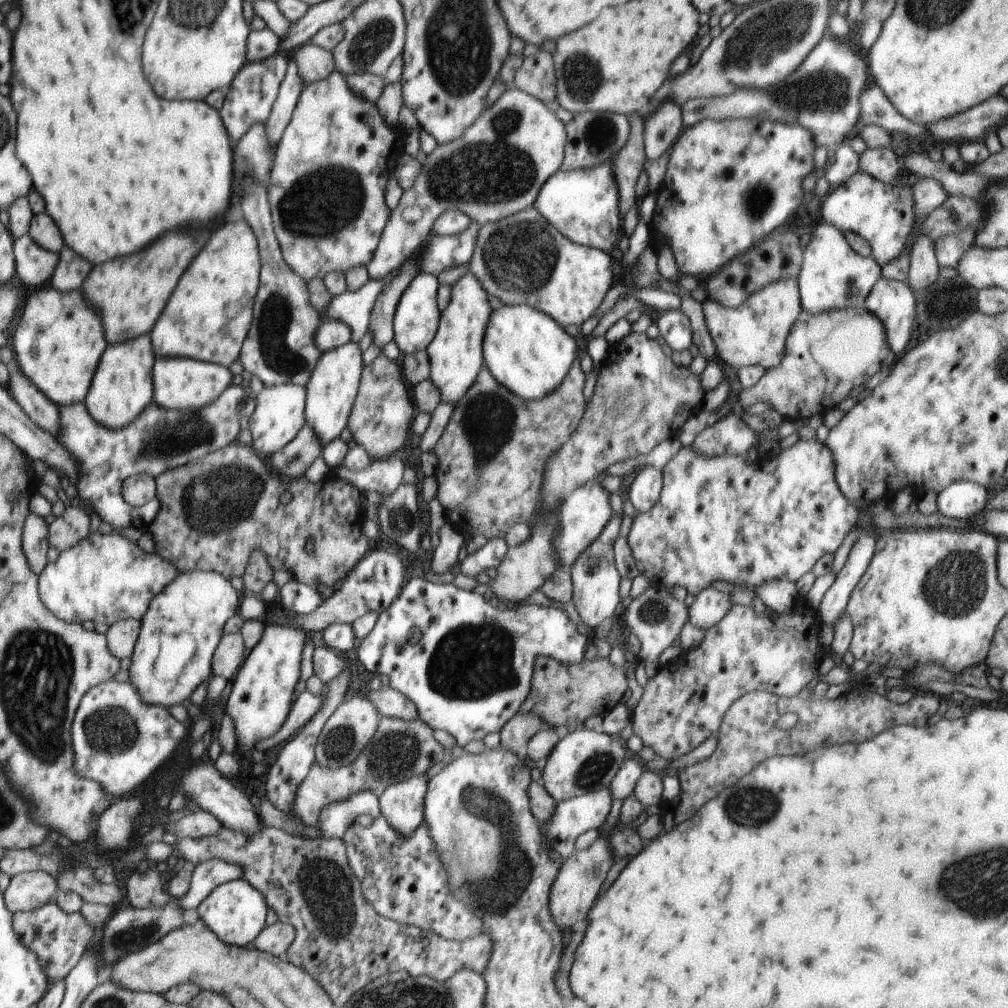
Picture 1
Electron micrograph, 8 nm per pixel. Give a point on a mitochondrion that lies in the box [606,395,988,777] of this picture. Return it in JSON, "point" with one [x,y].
{"point":[951,588]}

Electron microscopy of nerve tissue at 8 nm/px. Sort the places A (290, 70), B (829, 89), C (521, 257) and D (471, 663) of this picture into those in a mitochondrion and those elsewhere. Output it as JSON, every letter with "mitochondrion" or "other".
{"A":"other","B":"mitochondrion","C":"mitochondrion","D":"mitochondrion"}

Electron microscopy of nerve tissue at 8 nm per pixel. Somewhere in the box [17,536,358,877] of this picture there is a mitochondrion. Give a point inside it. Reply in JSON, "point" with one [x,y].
{"point":[110,730]}

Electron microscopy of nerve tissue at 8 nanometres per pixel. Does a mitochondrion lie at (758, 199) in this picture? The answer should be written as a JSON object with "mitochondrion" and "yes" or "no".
{"mitochondrion":"yes"}

